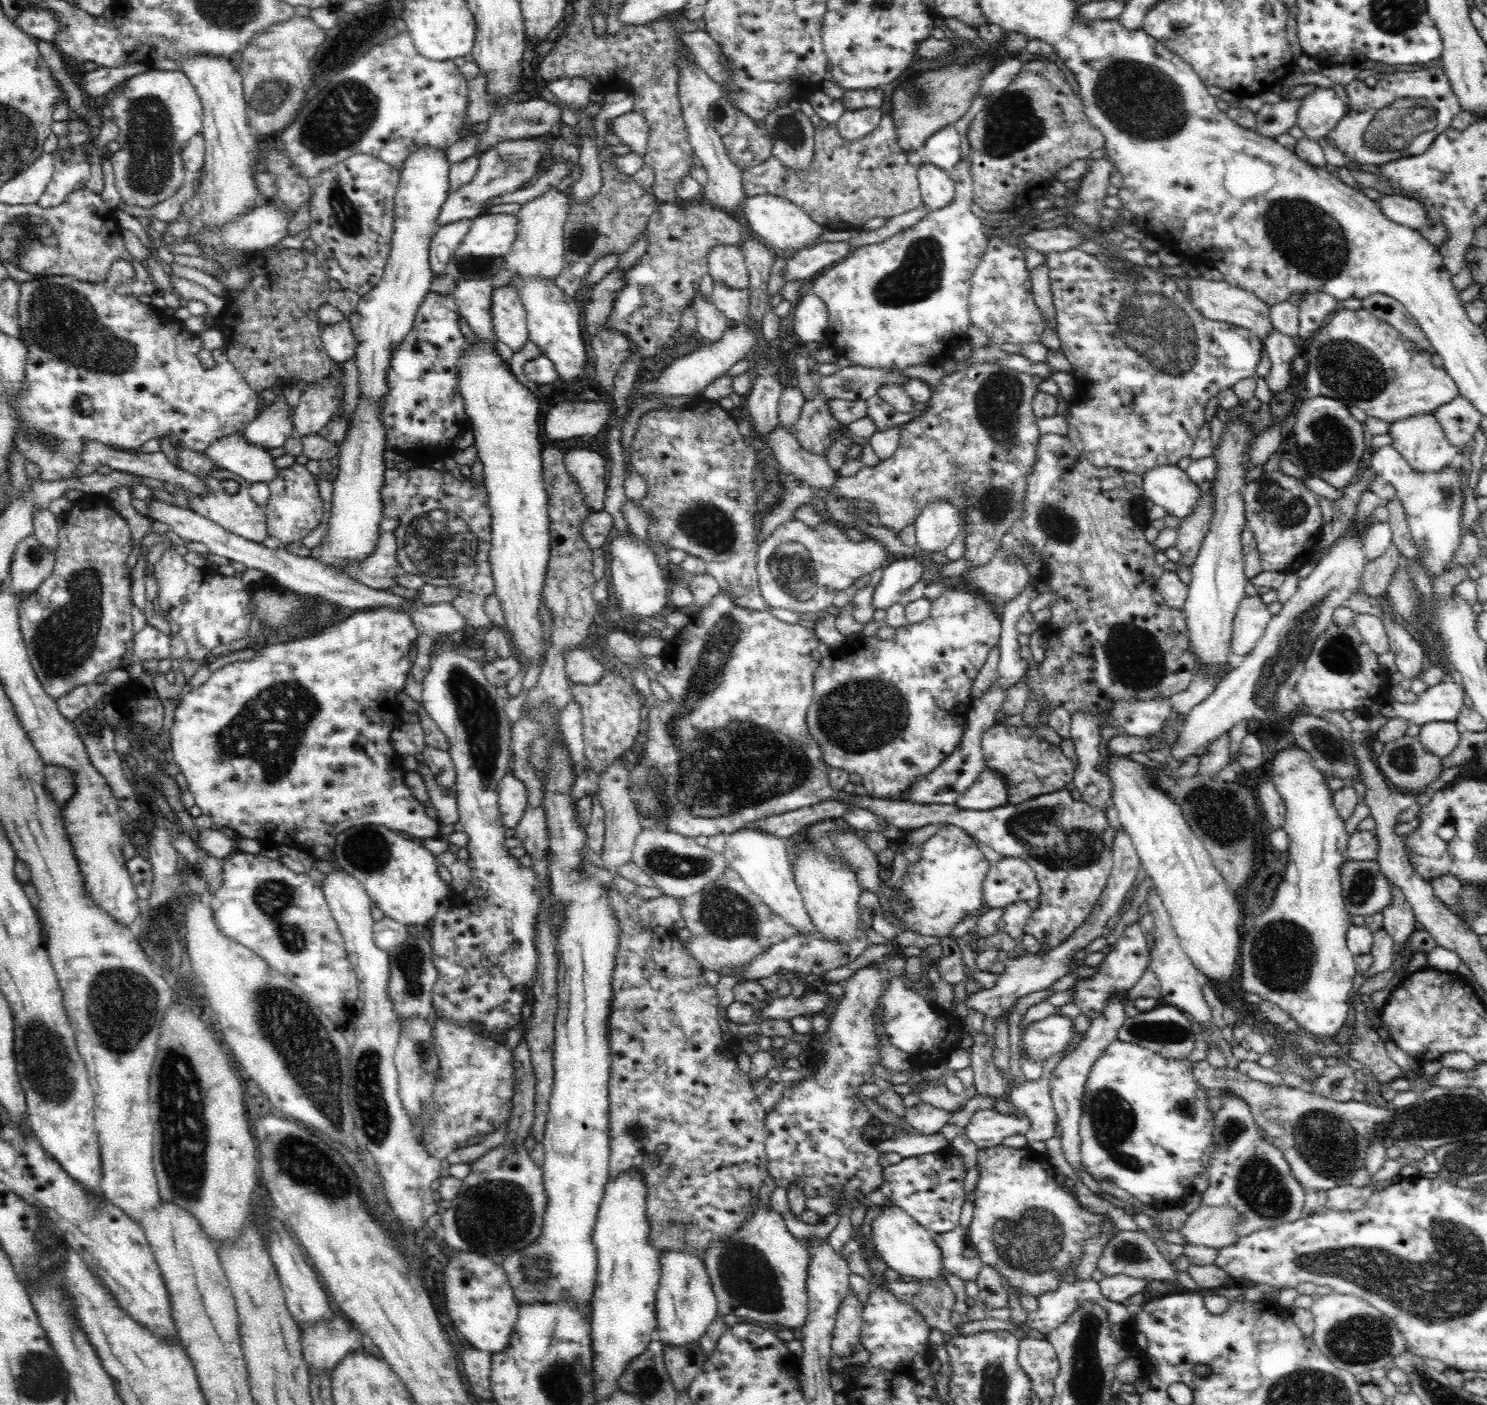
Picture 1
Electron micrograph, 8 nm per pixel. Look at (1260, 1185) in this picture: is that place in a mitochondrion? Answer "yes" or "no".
yes

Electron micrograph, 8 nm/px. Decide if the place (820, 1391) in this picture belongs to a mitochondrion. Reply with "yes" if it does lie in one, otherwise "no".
no

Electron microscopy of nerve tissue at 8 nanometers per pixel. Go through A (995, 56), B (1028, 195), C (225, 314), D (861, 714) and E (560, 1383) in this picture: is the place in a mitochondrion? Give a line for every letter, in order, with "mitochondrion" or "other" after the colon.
A: other
B: other
C: other
D: mitochondrion
E: mitochondrion

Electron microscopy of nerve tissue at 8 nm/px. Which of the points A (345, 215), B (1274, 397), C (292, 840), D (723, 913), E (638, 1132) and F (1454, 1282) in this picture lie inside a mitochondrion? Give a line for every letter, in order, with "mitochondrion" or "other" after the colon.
A: mitochondrion
B: other
C: other
D: mitochondrion
E: mitochondrion
F: mitochondrion

